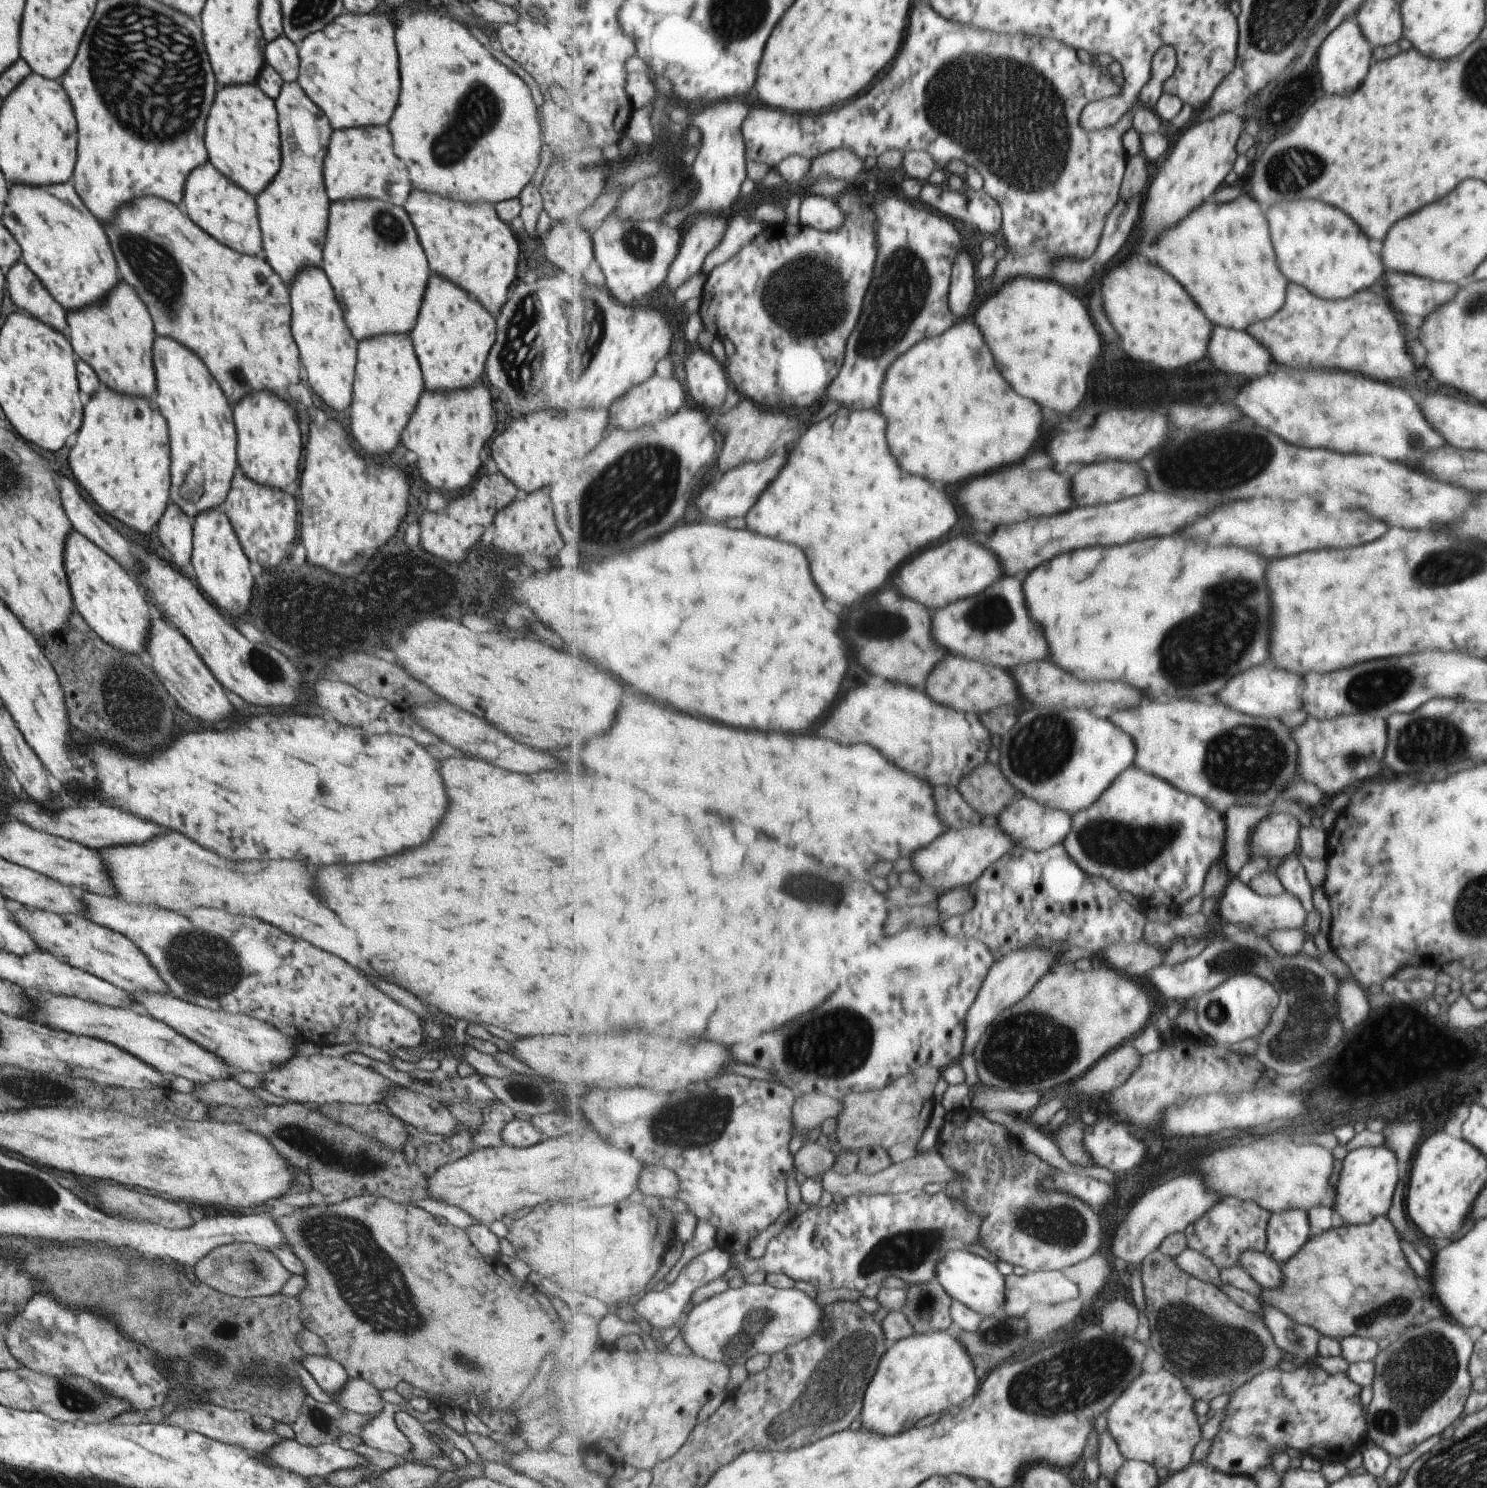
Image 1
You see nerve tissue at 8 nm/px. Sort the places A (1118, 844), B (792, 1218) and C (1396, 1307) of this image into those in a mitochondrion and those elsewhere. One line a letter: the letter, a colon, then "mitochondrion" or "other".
A: mitochondrion
B: other
C: mitochondrion

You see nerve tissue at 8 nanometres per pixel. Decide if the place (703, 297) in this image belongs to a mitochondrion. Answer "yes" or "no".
no

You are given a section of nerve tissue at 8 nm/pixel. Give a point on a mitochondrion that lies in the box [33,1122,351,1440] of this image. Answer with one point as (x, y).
(72, 1397)

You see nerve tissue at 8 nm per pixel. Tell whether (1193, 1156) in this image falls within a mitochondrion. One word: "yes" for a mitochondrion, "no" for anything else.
no

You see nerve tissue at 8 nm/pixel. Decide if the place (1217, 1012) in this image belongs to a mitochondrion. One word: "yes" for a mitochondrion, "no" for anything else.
yes

